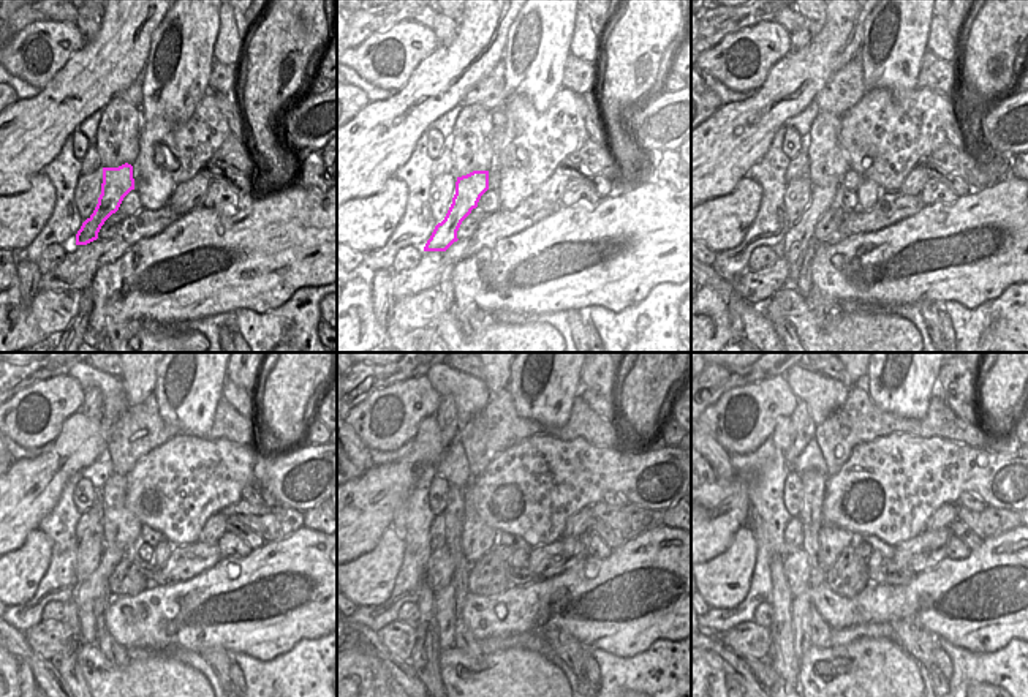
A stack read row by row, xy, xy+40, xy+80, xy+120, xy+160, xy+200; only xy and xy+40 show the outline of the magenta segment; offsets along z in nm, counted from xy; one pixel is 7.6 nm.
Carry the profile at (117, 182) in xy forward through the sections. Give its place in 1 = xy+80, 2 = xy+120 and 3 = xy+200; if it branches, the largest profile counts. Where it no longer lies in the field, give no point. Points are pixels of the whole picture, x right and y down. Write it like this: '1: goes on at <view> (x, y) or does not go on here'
1: goes on at xy+80 (799, 245)
2: goes on at xy+120 (92, 596)
3: goes on at xy+200 (801, 609)

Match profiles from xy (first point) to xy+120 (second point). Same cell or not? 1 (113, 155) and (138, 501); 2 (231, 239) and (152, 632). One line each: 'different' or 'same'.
1: different
2: same

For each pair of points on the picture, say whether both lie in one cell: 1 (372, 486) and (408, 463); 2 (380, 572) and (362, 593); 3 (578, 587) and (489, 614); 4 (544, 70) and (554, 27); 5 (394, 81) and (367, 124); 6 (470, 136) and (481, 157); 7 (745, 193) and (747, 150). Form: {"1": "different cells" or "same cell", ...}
{"1": "same cell", "2": "same cell", "3": "same cell", "4": "same cell", "5": "different cells", "6": "same cell", "7": "different cells"}

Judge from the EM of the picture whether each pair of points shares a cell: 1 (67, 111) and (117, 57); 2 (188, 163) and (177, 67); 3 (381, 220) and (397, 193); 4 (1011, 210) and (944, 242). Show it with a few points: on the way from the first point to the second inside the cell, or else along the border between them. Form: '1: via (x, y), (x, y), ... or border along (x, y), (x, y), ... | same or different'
1: via (81, 101), (83, 92), (103, 71) | same
2: border along (204, 94), (193, 114), (174, 131), (176, 155) | different
3: via (381, 214), (391, 199) | same
4: via (995, 225), (986, 225), (968, 242), (960, 242) | same

